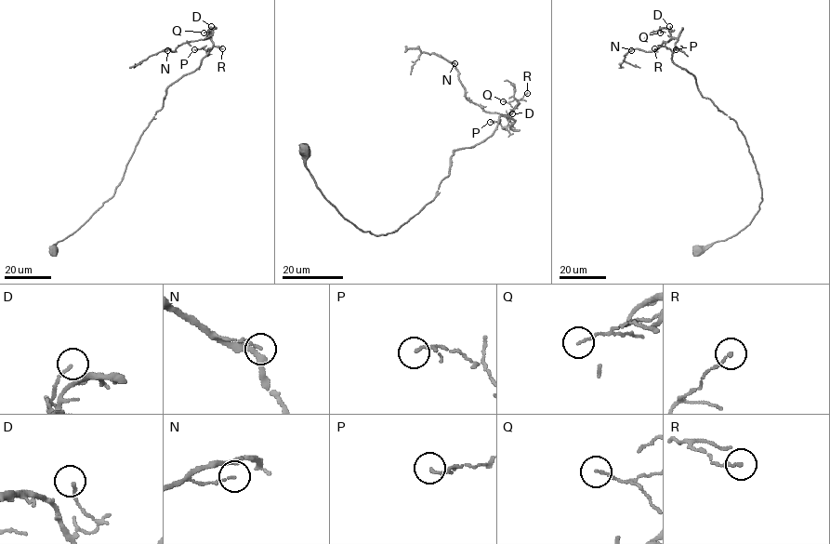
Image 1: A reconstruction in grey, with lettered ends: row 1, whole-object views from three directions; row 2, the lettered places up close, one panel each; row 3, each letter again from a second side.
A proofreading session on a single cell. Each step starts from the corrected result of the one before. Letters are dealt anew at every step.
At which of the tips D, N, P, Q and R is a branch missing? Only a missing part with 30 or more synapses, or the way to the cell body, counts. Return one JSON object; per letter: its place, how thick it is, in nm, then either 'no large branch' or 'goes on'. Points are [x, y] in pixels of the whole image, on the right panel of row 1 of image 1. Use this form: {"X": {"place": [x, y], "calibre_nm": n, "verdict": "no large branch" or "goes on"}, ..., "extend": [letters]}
{"D": {"place": [669, 26], "calibre_nm": 110, "verdict": "no large branch"}, "N": {"place": [631, 50], "calibre_nm": 80, "verdict": "no large branch"}, "P": {"place": [676, 49], "calibre_nm": 130, "verdict": "no large branch"}, "Q": {"place": [660, 33], "calibre_nm": 90, "verdict": "no large branch"}, "R": {"place": [654, 48], "calibre_nm": 130, "verdict": "no large branch"}, "extend": []}

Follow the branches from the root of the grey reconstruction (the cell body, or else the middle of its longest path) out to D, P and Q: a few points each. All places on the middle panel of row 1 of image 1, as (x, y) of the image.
D: (305, 150), (322, 195), (358, 228), (386, 234), (434, 198), (455, 150), (484, 141), (512, 113)
P: (305, 150), (322, 195), (381, 235), (434, 198), (455, 150), (510, 118), (490, 122)
Q: (305, 150), (322, 195), (386, 234), (434, 198), (455, 150), (515, 121), (518, 102), (503, 101)

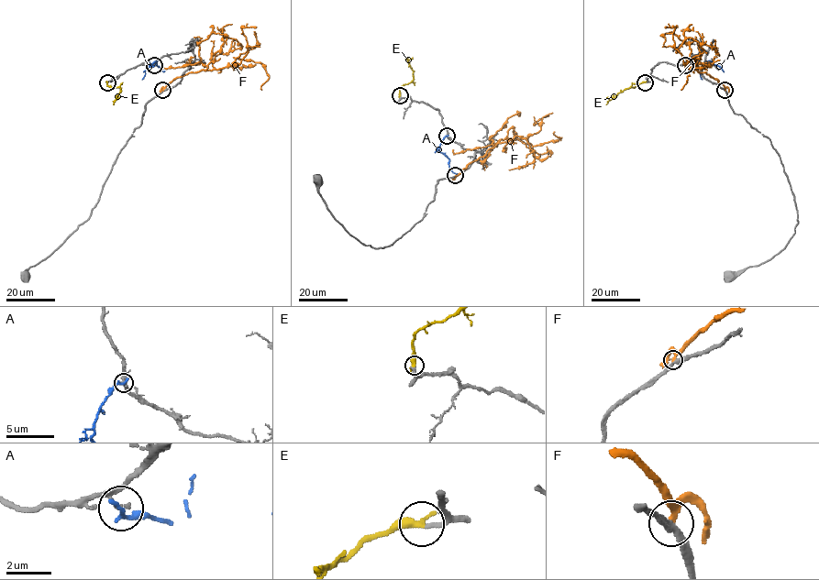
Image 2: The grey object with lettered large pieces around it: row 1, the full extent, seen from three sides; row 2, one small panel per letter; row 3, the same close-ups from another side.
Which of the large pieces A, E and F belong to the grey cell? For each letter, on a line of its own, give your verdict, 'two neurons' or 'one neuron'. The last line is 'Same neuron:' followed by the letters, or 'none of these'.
A: two neurons
E: one neuron
F: two neurons
Same neuron: E

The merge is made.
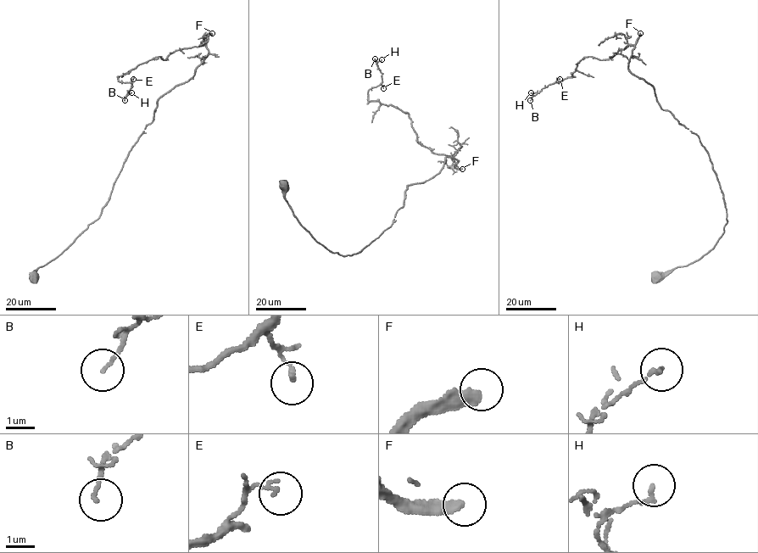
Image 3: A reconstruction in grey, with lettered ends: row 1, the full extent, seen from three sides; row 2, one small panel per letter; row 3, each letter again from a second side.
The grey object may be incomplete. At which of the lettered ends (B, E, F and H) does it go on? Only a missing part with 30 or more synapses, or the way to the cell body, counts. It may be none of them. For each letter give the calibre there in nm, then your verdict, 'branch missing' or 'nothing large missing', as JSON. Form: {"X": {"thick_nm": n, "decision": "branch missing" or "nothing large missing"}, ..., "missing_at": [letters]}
{"B": {"thick_nm": 90, "decision": "nothing large missing"}, "E": {"thick_nm": 140, "decision": "nothing large missing"}, "F": {"thick_nm": 320, "decision": "branch missing"}, "H": {"thick_nm": 120, "decision": "nothing large missing"}, "missing_at": ["F"]}

